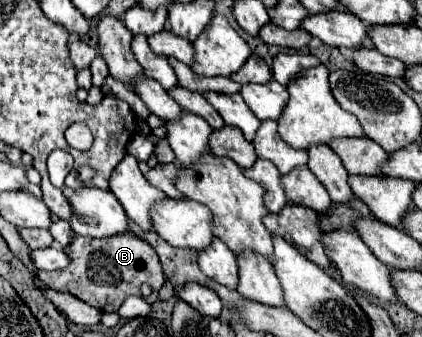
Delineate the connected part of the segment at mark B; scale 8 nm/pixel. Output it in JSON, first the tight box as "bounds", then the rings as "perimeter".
{"bounds":[39,232,165,312],"perimeter":[[[131,232],[103,240],[75,236],[69,250],[65,252],[71,258],[69,266],[55,272],[39,272],[39,278],[49,288],[69,292],[101,312],[117,312],[127,296],[141,296],[139,292],[141,284],[149,284],[153,288],[153,294],[149,296],[149,304],[153,304],[159,298],[159,290],[165,284],[159,256],[147,242],[143,242]]]}

